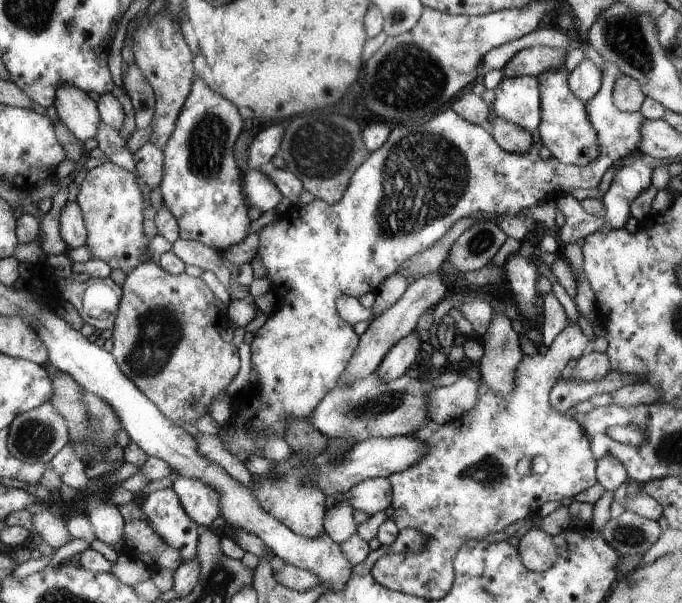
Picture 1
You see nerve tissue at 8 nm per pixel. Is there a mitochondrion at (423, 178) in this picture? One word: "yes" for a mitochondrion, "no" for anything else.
yes

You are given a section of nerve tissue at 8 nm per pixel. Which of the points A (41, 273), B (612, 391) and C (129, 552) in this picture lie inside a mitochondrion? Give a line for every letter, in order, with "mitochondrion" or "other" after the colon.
A: other
B: other
C: other

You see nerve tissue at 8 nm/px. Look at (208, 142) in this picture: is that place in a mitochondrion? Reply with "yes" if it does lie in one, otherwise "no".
yes

